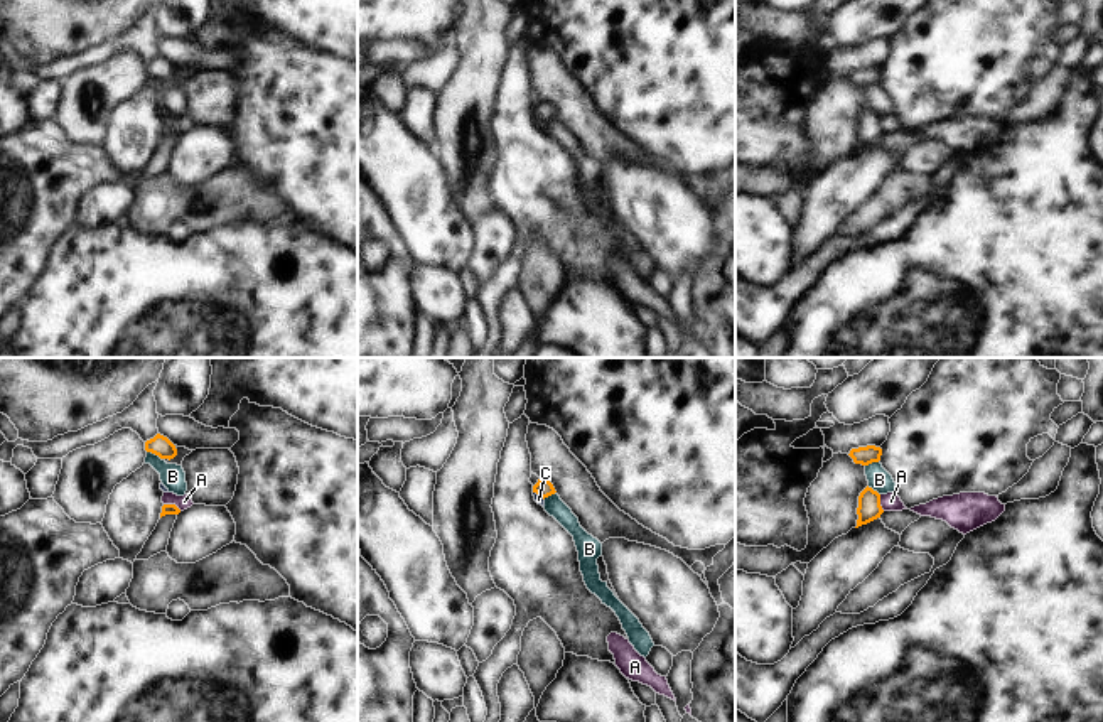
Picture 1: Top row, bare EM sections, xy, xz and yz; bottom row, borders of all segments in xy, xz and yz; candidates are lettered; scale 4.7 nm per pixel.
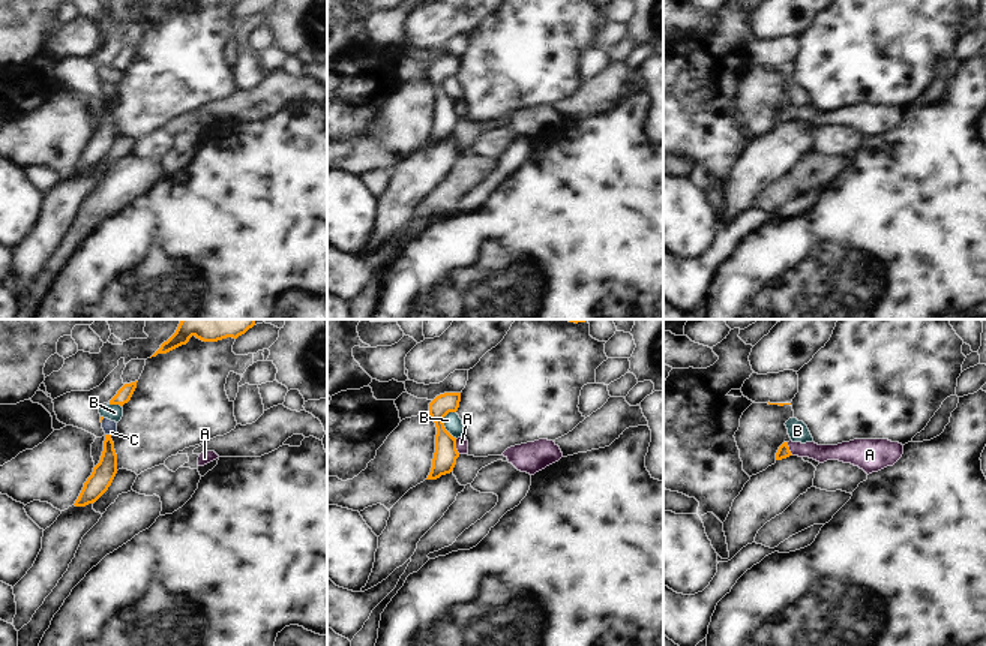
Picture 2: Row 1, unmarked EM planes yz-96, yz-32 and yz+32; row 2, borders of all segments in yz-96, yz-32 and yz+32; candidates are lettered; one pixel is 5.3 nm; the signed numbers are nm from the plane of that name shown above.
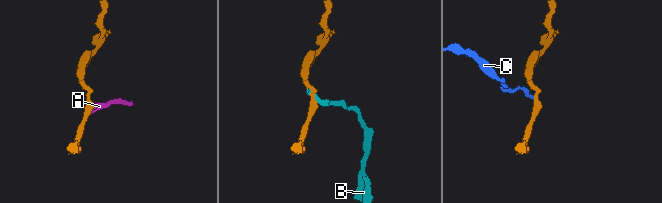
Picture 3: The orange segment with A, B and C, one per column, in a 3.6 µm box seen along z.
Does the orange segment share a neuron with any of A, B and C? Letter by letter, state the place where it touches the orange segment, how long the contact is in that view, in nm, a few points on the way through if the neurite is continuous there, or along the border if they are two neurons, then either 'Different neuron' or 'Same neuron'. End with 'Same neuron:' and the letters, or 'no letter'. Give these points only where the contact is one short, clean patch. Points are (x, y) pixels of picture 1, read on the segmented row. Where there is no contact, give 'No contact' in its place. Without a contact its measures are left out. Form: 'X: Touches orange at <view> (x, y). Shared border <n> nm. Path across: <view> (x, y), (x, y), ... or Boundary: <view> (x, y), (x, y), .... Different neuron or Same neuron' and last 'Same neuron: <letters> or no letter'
A: Touches orange at xy (172, 505). Shared border 90 nm. Boundary: xy (164, 503), (174, 503), (181, 510). Different neuron
B: Touches orange at xy (154, 452). Shared border 80 nm. Boundary: xy (147, 451), (161, 459). Different neuron
C: Touches orange at xz (538, 495). Shared border 70 nm. Boundary: xz (533, 491), (543, 500). Different neuron
Same neuron: no letter.

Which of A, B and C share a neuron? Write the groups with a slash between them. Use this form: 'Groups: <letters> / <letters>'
Groups: A C / B.

